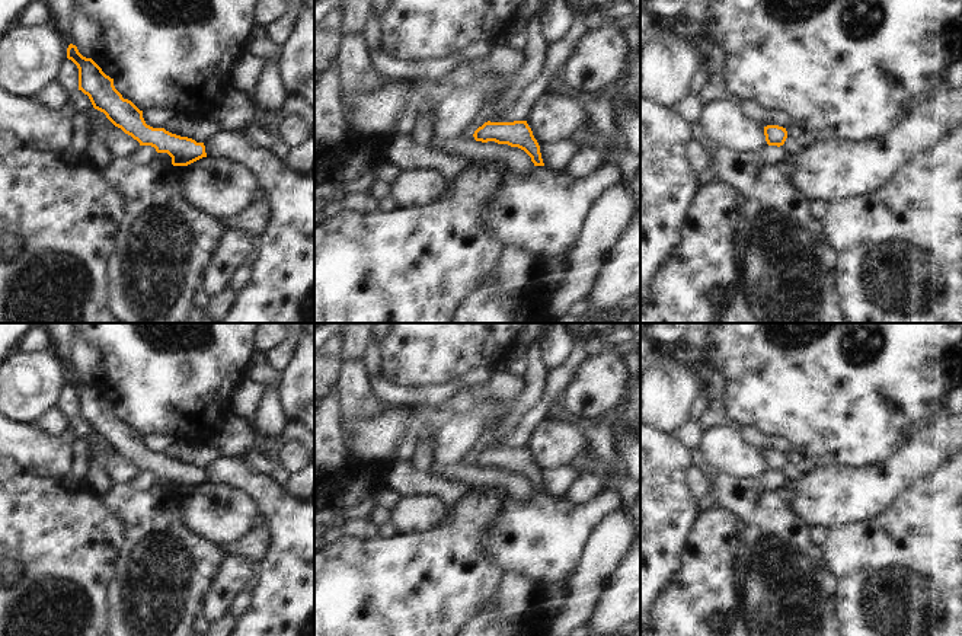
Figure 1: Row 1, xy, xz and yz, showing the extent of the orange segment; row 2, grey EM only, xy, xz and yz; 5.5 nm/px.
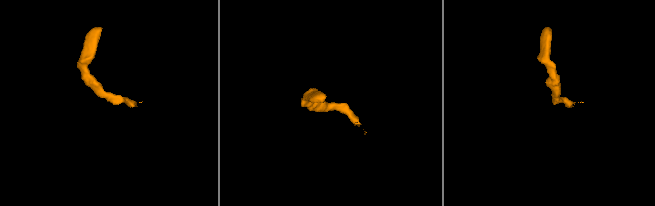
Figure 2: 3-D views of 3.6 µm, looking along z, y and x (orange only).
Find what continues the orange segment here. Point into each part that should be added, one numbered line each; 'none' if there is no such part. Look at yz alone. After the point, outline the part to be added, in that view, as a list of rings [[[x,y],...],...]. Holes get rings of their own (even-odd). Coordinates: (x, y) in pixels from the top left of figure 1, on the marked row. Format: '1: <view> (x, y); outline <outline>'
1: yz (725, 122); outline [[[732,99],[703,105],[700,128],[731,151],[760,151],[766,144],[764,128],[750,119]]]

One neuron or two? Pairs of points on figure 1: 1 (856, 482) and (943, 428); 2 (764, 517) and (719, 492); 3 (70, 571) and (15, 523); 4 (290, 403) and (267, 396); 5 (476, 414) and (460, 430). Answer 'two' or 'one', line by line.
1: one
2: one
3: one
4: two
5: one

